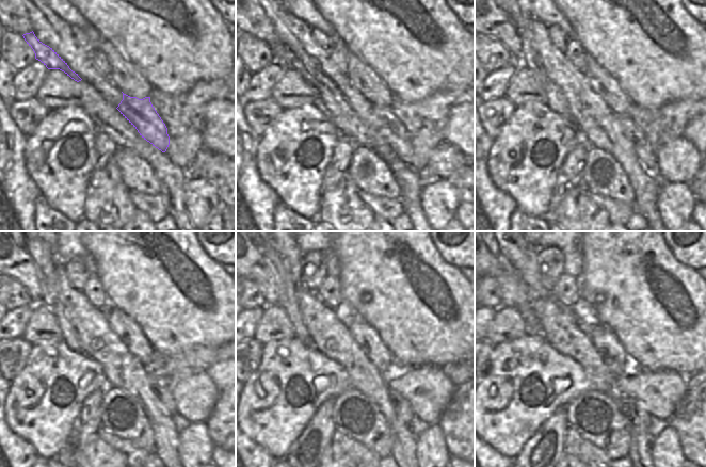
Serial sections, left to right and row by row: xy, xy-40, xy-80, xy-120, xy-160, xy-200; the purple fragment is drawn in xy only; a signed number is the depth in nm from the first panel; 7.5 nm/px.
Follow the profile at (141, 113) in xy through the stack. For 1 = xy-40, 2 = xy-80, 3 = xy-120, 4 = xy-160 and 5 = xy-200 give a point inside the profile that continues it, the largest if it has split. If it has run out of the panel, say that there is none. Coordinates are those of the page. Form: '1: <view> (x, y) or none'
1: xy-40 (385, 124)
2: xy-80 (638, 141)
3: xy-120 (162, 385)
4: xy-160 (402, 409)
5: xy-200 (639, 417)

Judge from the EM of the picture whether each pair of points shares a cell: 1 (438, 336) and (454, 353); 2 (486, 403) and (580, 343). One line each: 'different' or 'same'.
1: same
2: different

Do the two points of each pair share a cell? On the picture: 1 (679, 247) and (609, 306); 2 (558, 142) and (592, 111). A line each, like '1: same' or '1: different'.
1: different
2: different

